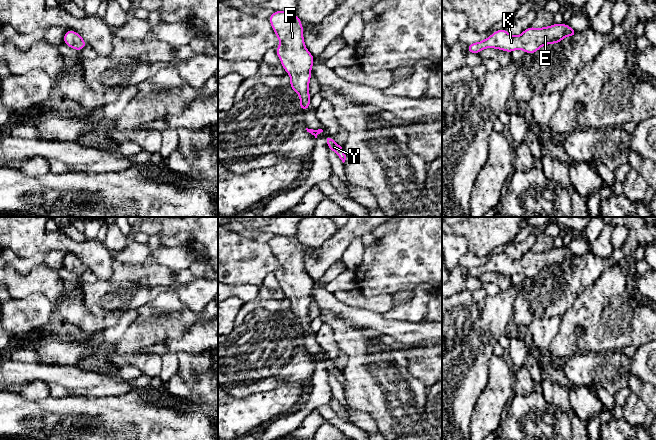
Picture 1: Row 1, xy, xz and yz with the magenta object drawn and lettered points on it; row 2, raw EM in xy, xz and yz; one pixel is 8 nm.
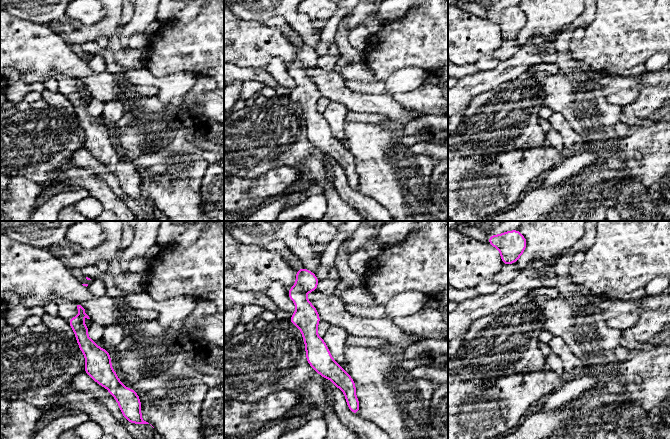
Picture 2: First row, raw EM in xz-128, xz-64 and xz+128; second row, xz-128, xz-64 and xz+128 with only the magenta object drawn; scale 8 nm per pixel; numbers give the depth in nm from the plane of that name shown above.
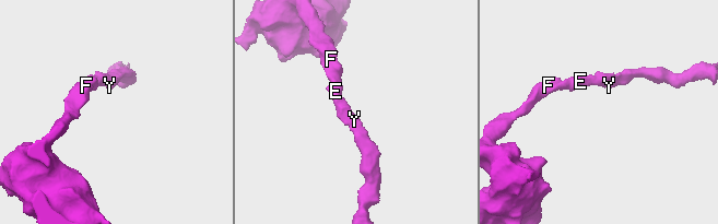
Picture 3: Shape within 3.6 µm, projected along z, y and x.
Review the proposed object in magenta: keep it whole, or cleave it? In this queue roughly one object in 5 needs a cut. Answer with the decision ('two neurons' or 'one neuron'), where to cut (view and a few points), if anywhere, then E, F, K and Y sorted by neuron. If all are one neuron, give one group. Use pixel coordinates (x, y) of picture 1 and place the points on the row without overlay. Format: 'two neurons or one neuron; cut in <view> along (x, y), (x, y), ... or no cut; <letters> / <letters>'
one neuron; no cut; E F K Y

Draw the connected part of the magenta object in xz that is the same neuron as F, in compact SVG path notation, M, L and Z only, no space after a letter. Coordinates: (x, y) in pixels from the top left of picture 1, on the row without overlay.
M274 235L268 244L281 266L275 275L290 298L290 311L300 320L300 334L305 335L310 331L308 311L315 281L305 271L300 242L290 236Z

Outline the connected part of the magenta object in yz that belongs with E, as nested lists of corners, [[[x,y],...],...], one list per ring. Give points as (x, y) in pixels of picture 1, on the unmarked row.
[[[564,247],[553,248],[545,252],[528,251],[520,260],[512,260],[506,253],[501,253],[485,264],[467,268],[467,275],[479,278],[484,272],[496,272],[511,277],[517,273],[523,273],[526,278],[532,278],[545,268],[559,268],[564,261],[575,261],[576,258],[577,255]]]

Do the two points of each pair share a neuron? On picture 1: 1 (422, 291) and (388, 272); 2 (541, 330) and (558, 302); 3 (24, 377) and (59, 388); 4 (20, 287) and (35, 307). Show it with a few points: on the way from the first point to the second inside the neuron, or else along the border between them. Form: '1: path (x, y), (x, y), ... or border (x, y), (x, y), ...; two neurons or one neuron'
1: border (431, 285), (421, 283), (413, 288); two neurons
2: border (556, 314), (559, 316); two neurons
3: path (33, 375), (46, 375), (50, 379); one neuron
4: border (12, 299), (40, 292), (50, 302); two neurons

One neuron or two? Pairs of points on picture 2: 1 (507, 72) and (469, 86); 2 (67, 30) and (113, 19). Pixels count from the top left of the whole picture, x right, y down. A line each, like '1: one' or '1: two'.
1: one
2: one

